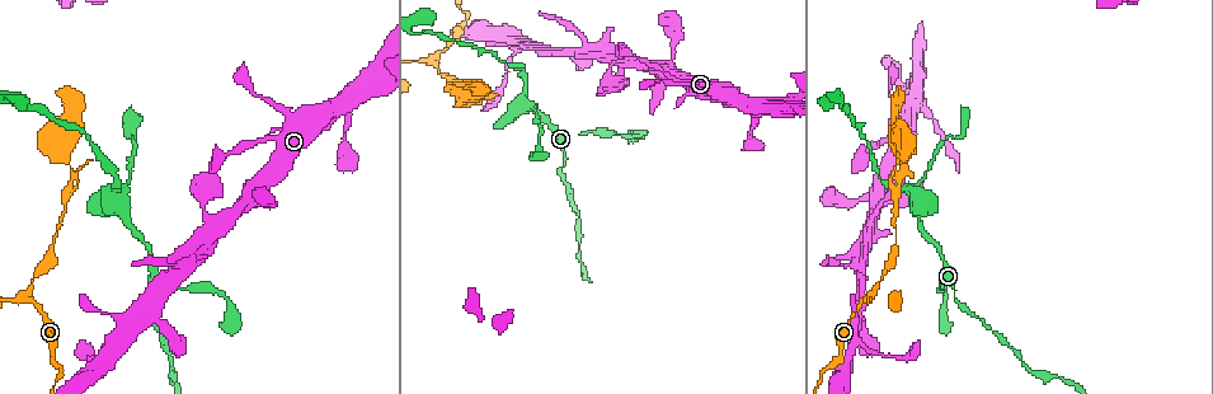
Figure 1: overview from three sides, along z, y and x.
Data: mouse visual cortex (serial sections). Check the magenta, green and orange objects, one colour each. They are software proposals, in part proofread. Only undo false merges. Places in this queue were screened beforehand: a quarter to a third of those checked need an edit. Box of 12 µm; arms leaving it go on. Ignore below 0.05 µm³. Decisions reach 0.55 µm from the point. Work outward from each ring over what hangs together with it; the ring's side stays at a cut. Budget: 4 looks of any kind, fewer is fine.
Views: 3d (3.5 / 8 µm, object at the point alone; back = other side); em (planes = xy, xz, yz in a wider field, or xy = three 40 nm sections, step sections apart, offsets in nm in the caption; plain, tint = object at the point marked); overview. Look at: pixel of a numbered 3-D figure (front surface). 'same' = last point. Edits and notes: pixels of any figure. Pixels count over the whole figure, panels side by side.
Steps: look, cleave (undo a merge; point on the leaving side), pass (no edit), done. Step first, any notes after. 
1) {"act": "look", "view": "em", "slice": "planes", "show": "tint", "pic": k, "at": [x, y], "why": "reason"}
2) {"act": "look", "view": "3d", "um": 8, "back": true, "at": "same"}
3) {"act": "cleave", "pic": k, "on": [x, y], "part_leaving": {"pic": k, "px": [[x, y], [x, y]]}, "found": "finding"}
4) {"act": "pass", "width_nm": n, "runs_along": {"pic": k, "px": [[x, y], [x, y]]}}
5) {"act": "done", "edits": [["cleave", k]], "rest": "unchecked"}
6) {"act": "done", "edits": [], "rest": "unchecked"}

{"act": "look", "view": "3d", "um": 3.5, "pic": 1, "at": [280, 106], "why": "sudden change in width"}

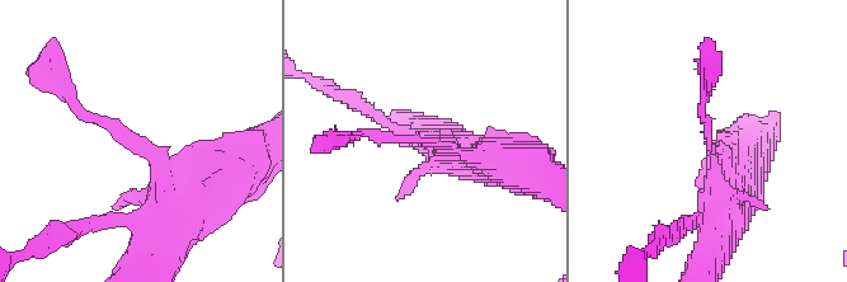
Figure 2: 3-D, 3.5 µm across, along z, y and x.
{"act": "look", "view": "em", "slice": "xy", "step": 3, "show": "tint", "pic": 2, "at": [138, 150], "arm_widths_nm": [150, 400]}

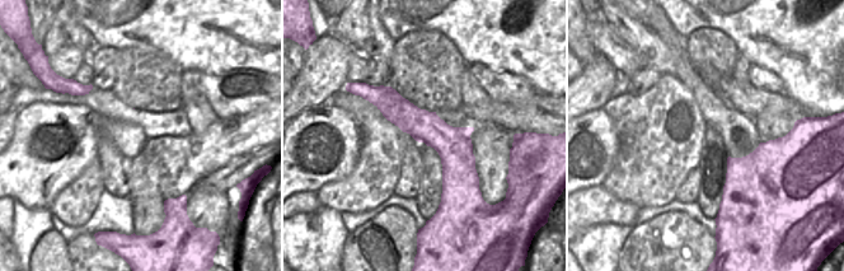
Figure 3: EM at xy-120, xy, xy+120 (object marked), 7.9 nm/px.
{"act": "pass", "runs_along": {"pic": 3, "px": [[371, 96], [425, 126], [474, 178]]}, "found": "continuous, no second cell"}

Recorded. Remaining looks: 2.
{"act": "look", "view": "3d", "um": 8, "pic": 1, "at": [424, 18], "why": "abrupt turn"}

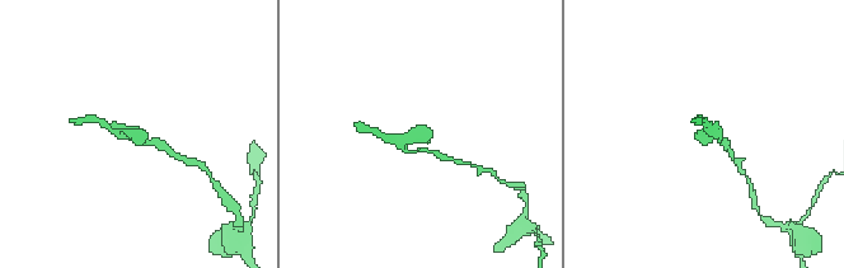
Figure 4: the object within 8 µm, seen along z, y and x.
{"act": "look", "view": "em", "slice": "xy", "step": 2, "show": "tint", "pic": 4, "at": [417, 136]}

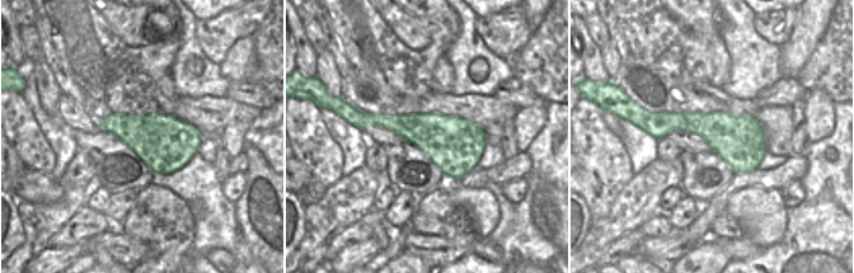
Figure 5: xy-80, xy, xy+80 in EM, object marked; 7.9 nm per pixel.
{"act": "pass", "found": "all the same cell"}

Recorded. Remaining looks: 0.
{"act": "done", "edits": [], "rest": "unchecked"}

